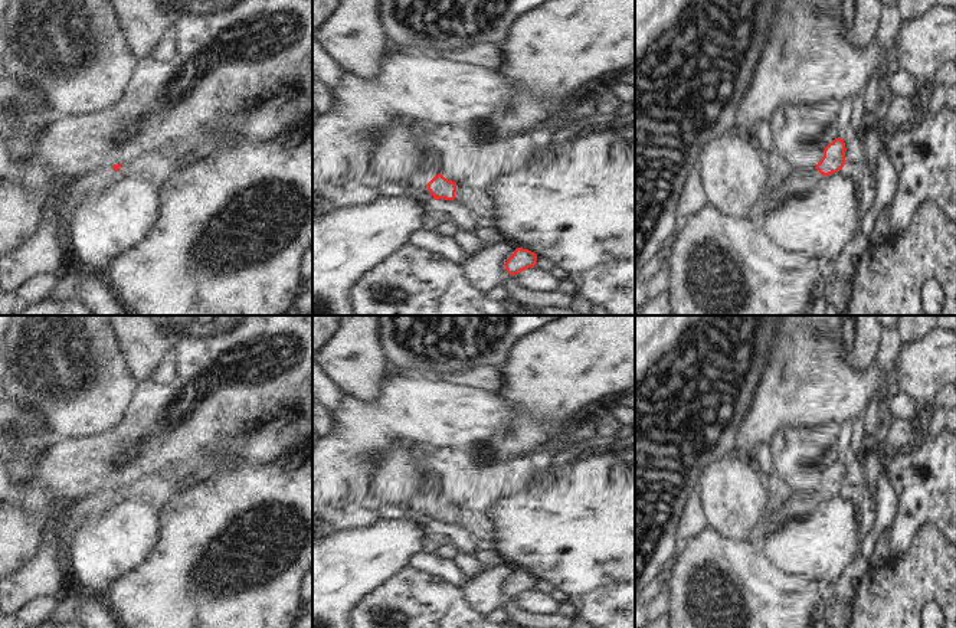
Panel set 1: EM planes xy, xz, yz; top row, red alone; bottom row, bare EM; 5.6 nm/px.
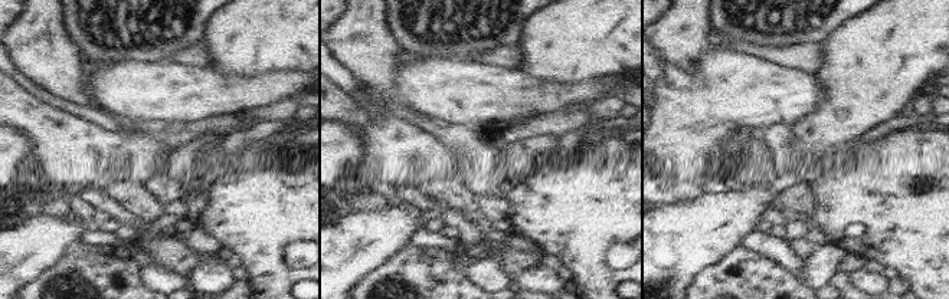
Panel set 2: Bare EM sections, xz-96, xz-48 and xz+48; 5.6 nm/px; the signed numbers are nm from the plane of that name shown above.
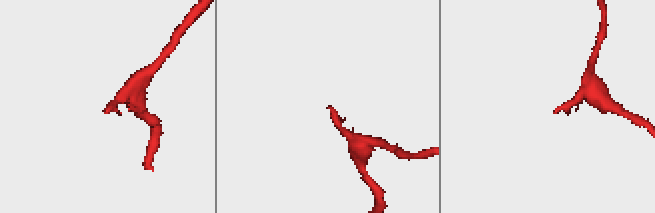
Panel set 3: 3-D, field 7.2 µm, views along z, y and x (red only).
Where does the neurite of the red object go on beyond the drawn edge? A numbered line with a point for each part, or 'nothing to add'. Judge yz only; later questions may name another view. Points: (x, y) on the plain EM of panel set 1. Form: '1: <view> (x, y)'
1: yz (799, 504)

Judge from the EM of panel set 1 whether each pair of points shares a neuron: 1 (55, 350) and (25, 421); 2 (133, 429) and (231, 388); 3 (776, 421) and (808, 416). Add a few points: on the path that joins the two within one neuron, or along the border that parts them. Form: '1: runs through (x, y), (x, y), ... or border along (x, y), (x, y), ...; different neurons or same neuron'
1: border along (15, 398), (25, 406); different neurons
2: runs through (157, 429), (182, 414), (195, 409), (206, 399); same neuron
3: runs through (783, 416), (801, 416); same neuron

